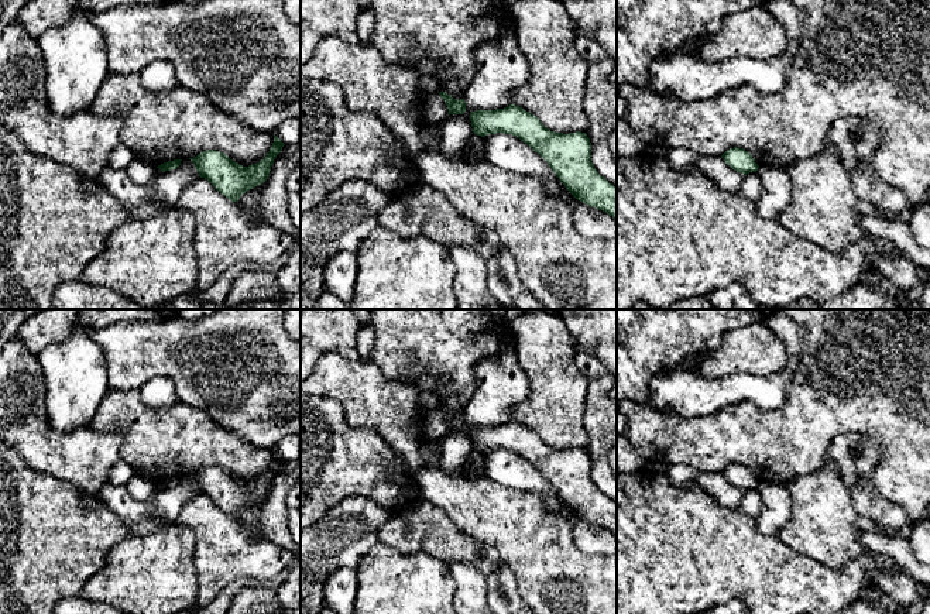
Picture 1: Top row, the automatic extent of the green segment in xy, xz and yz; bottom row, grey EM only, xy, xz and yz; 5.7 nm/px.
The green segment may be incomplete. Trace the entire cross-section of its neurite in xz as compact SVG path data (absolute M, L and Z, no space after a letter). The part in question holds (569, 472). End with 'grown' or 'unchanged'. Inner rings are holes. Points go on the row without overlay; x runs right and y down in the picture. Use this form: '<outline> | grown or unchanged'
M519 422L470 429L473 449L512 450L538 469L566 505L580 518L617 536L617 504L591 478L591 459L586 449L555 449Z | unchanged

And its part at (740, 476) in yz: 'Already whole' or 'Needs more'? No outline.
Already whole

